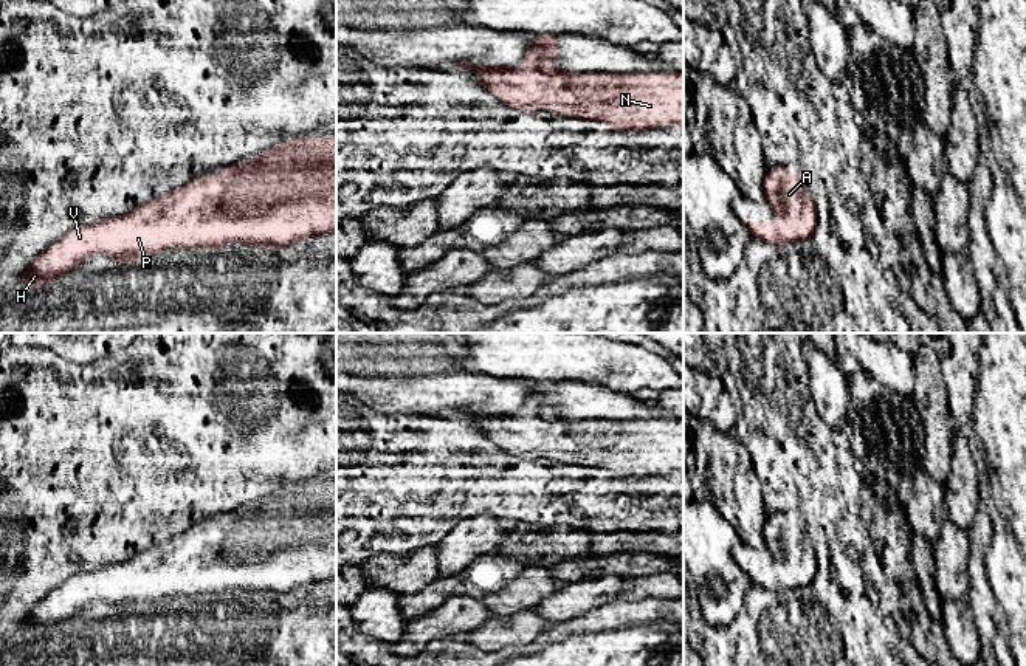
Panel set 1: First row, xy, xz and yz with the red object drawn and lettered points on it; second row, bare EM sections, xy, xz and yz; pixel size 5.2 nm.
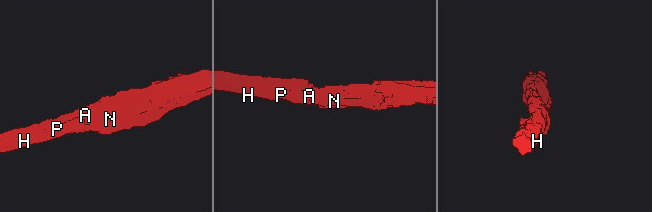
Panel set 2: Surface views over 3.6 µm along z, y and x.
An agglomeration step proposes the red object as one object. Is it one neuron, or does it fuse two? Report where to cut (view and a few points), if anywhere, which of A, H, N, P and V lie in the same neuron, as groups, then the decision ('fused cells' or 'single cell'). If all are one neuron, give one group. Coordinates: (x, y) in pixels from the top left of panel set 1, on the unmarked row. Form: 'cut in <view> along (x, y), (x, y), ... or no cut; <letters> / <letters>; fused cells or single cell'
no cut; A H N P V; single cell

